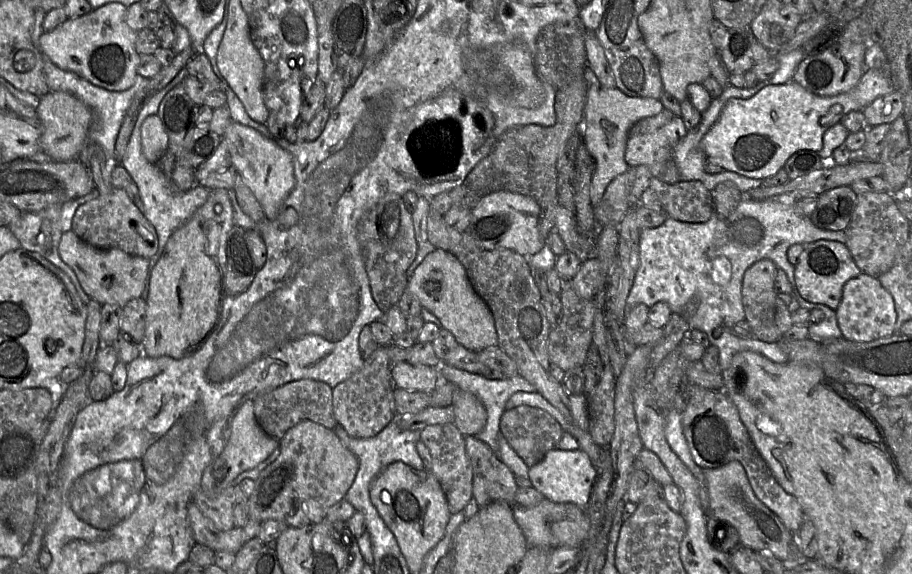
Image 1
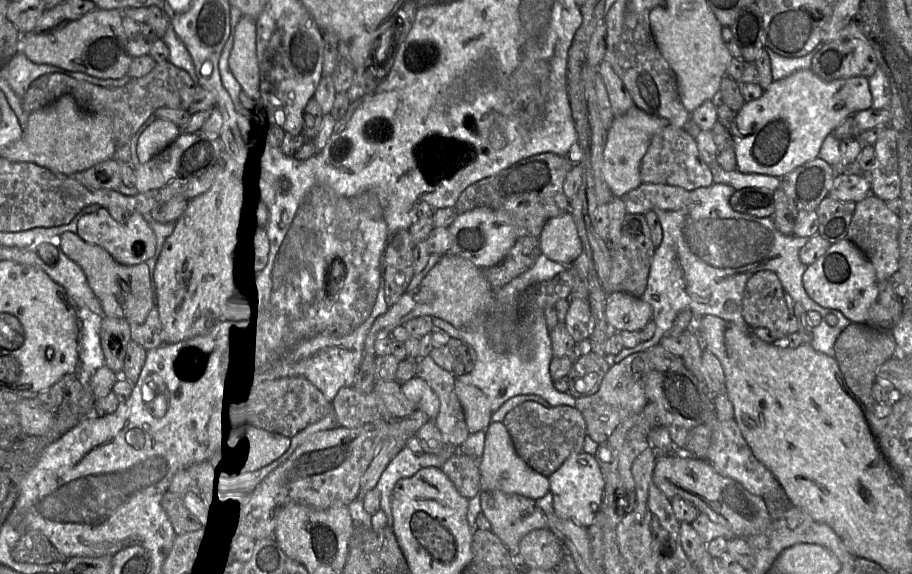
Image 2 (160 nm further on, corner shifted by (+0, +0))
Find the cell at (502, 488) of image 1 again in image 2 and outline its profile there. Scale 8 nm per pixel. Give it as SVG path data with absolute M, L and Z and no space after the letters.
M481 475L479 494L481 511L490 522L492 532L512 552L517 551L520 540L526 534L536 529L548 528L546 514L537 506L533 499L496 489L493 485L485 483Z

